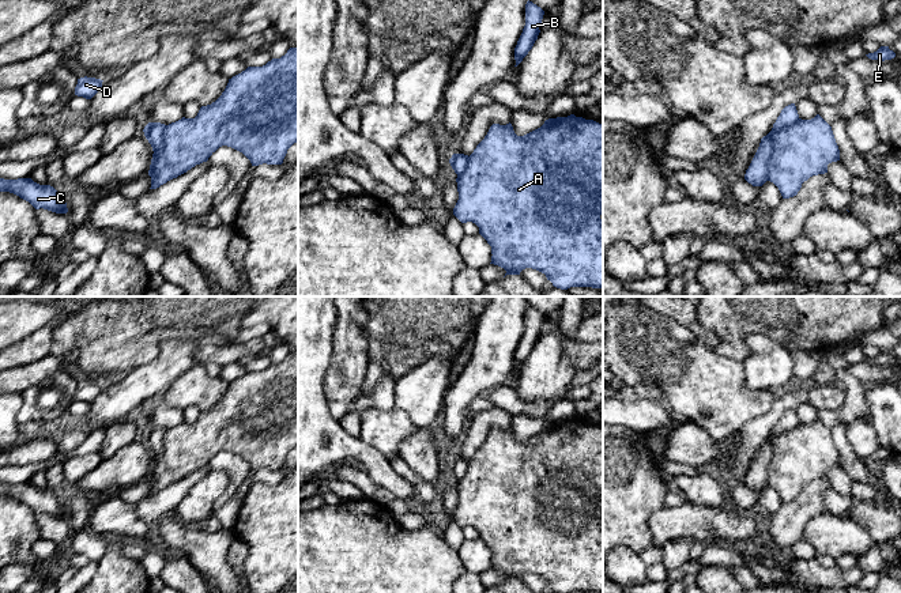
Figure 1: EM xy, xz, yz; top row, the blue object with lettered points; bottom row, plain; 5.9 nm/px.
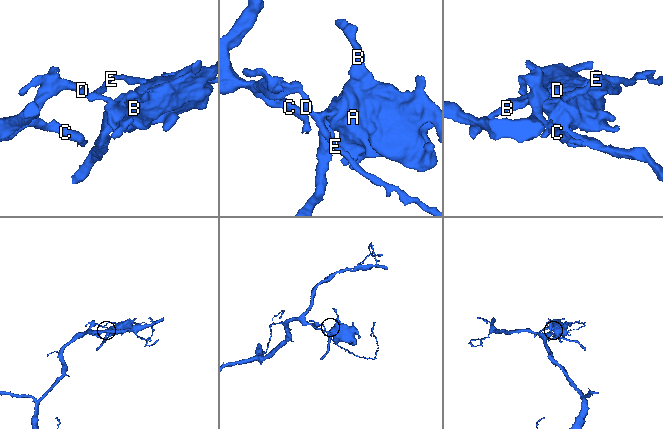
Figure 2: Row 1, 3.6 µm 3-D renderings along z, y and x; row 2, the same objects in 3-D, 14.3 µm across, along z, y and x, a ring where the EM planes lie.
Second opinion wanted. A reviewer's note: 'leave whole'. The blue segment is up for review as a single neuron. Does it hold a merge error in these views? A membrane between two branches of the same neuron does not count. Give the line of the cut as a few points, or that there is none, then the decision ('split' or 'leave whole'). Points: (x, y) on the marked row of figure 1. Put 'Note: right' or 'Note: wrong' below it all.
yz (799, 119), (769, 133), (772, 153), (768, 162), (766, 180) | split
Note: wrong

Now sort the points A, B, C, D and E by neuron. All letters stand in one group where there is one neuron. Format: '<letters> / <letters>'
A B / C D E

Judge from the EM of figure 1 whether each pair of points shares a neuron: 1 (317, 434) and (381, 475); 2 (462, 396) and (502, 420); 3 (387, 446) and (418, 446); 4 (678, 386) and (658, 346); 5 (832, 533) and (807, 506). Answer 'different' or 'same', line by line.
1: same
2: different
3: different
4: same
5: different

